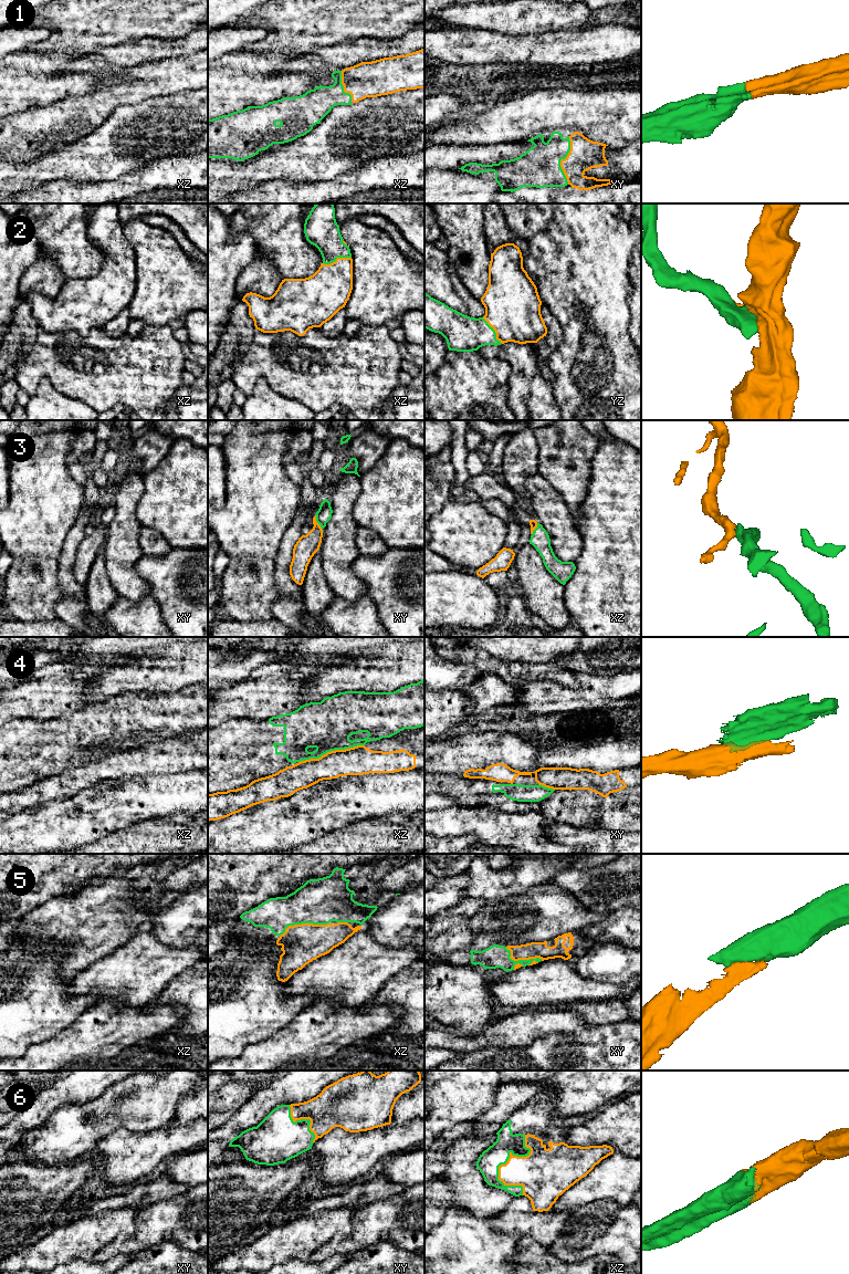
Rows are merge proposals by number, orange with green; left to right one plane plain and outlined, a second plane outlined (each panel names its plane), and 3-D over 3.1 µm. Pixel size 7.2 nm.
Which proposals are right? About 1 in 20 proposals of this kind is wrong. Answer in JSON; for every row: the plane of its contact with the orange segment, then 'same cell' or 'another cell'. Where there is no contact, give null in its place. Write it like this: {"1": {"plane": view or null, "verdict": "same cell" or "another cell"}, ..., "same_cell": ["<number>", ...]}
{"1": {"plane": "xy", "verdict": "same cell"}, "2": {"plane": "xz", "verdict": "same cell"}, "3": {"plane": "xy", "verdict": "same cell"}, "4": {"plane": "xz", "verdict": "another cell"}, "5": {"plane": "xy", "verdict": "same cell"}, "6": {"plane": "xz", "verdict": "same cell"}, "same_cell": ["1", "2", "3", "5", "6"]}

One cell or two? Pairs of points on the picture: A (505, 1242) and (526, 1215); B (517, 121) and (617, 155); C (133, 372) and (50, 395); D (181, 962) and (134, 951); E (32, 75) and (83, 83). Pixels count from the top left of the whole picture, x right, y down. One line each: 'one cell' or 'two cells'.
A: two cells
B: two cells
C: two cells
D: one cell
E: one cell

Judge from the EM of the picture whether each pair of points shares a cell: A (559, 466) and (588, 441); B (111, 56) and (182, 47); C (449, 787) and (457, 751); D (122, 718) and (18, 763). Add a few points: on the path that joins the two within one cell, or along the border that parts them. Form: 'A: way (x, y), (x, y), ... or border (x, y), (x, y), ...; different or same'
A: way (566, 459), (582, 445); same
B: way (128, 54), (148, 49), (165, 49); same
C: border (436, 772), (454, 775); different
D: way (93, 726), (81, 731), (38, 732), (35, 734); same

